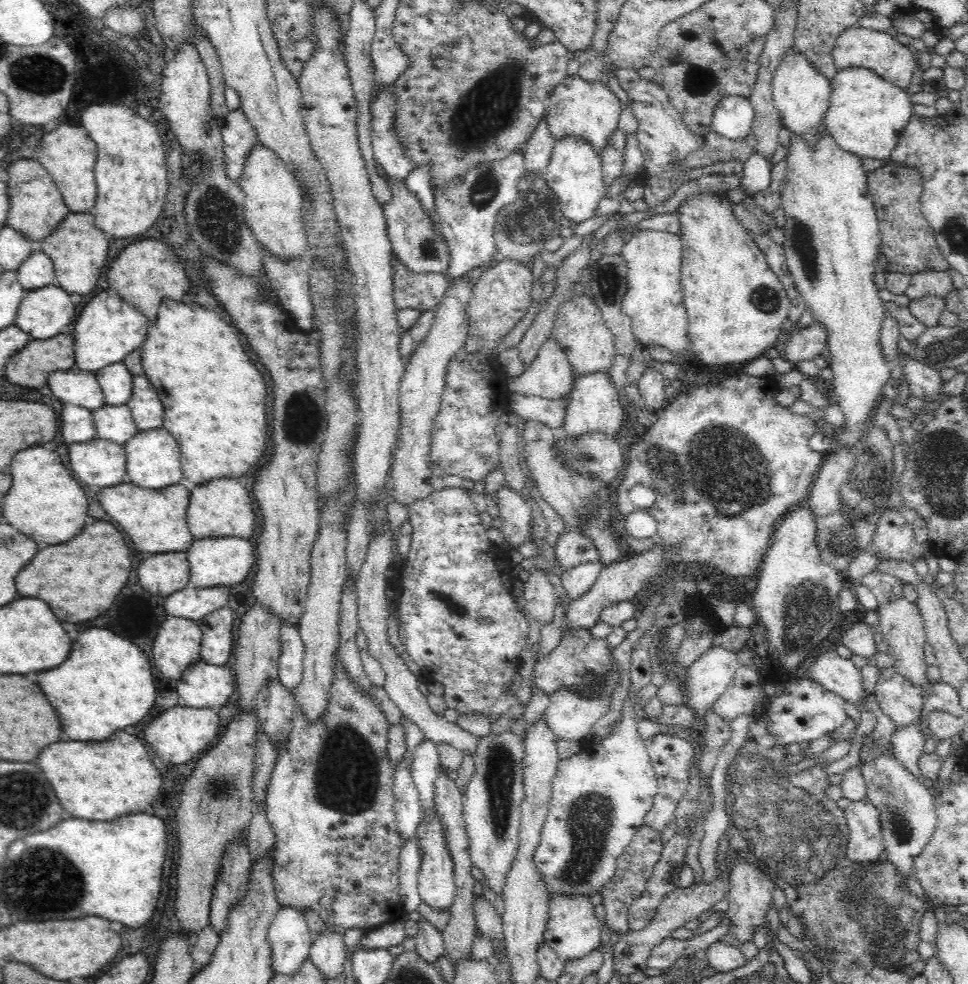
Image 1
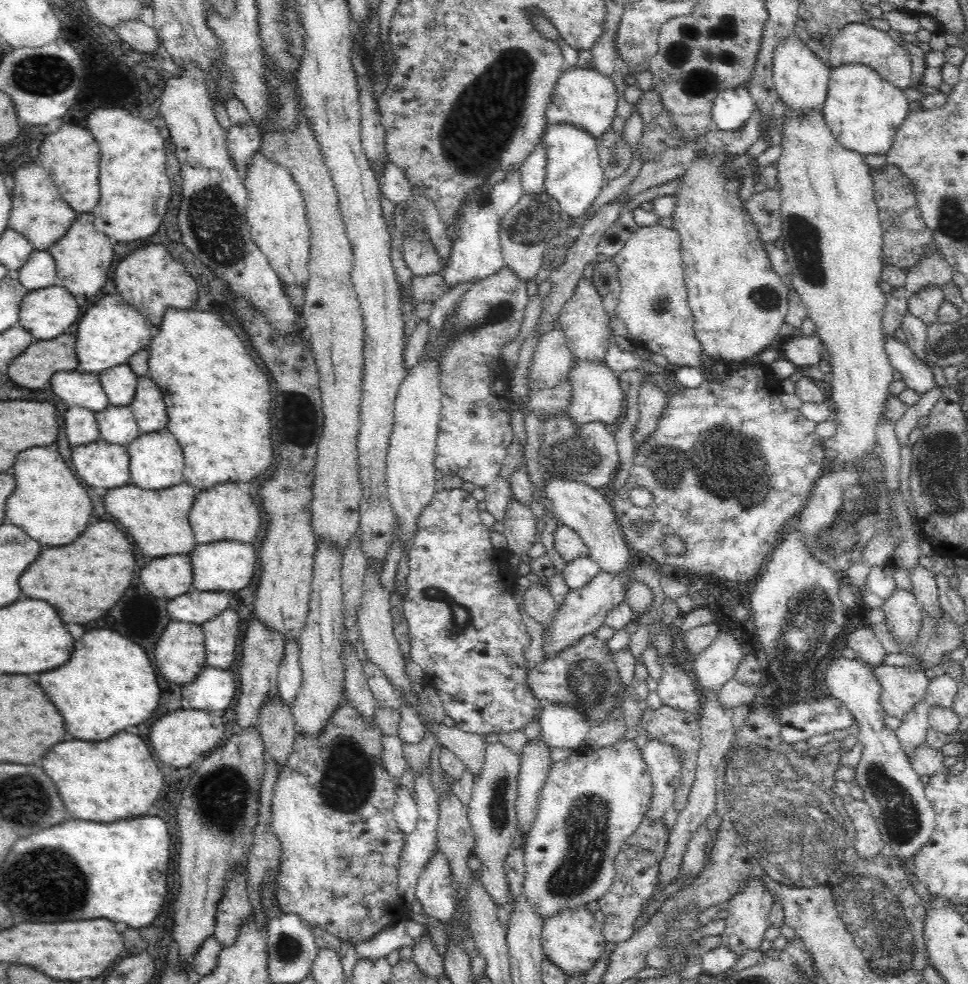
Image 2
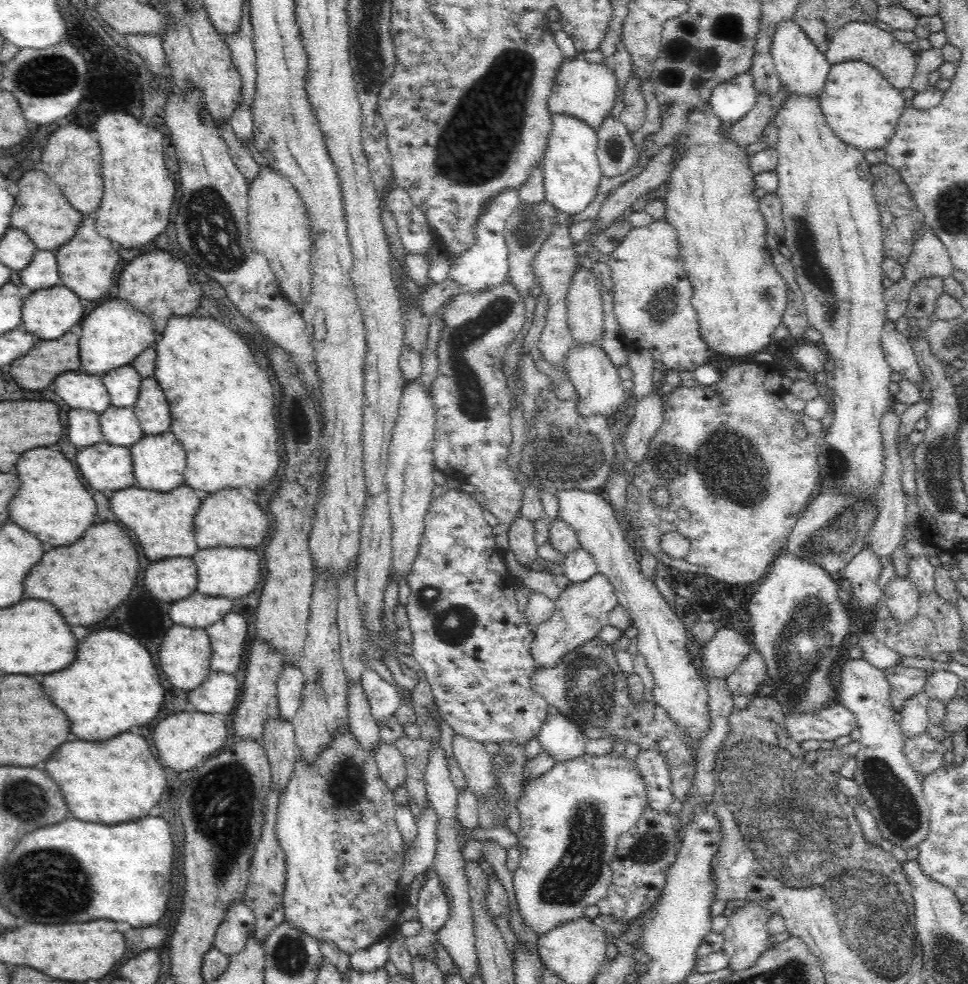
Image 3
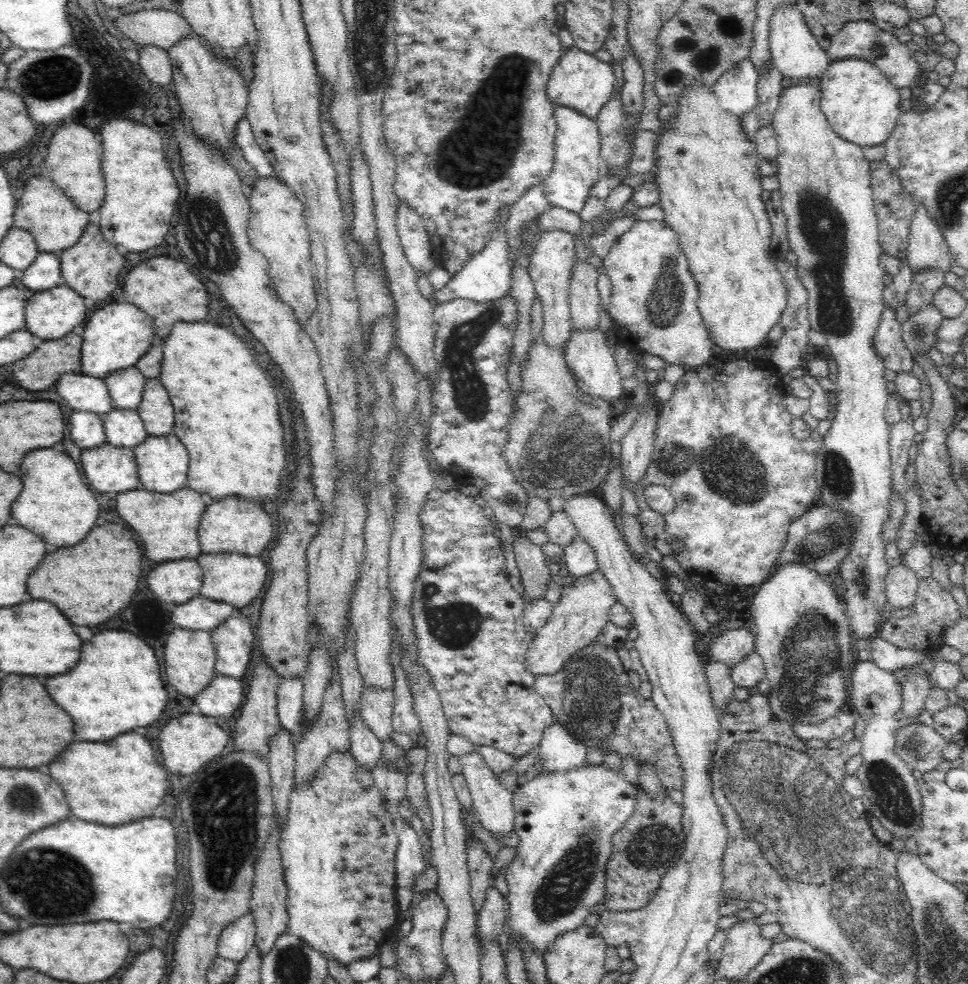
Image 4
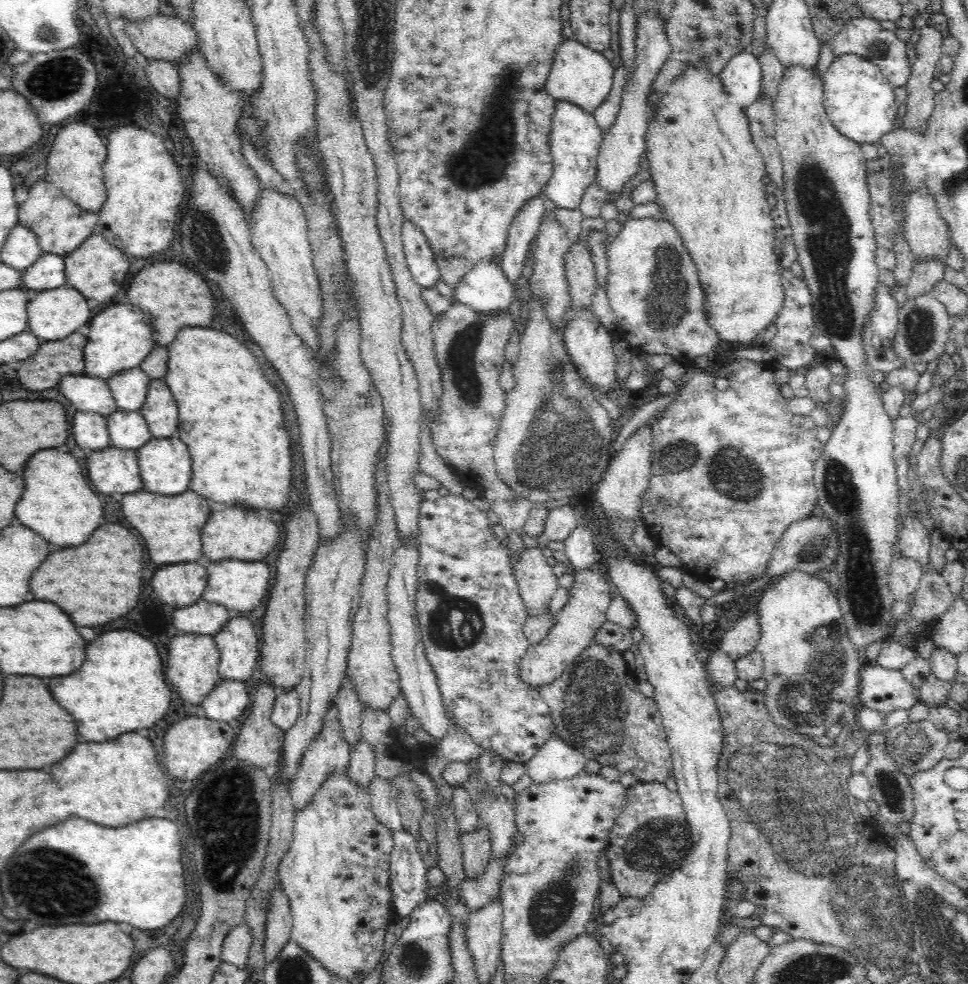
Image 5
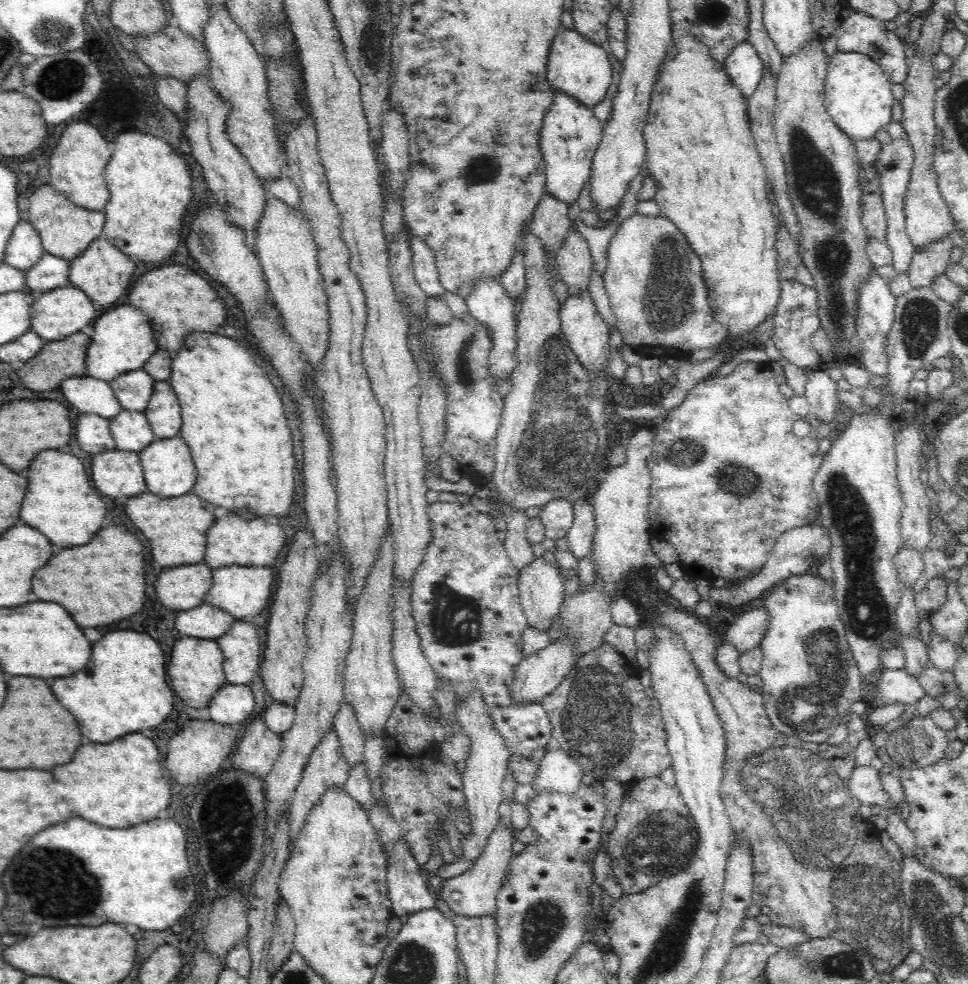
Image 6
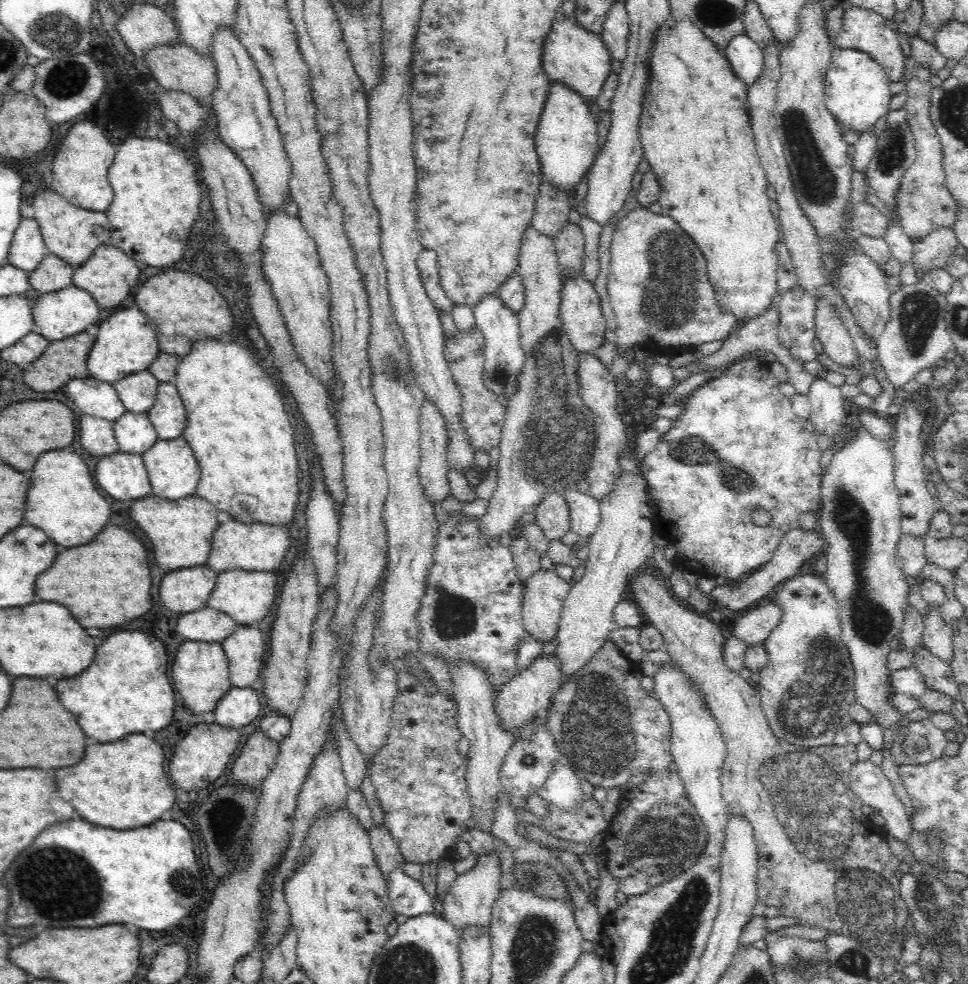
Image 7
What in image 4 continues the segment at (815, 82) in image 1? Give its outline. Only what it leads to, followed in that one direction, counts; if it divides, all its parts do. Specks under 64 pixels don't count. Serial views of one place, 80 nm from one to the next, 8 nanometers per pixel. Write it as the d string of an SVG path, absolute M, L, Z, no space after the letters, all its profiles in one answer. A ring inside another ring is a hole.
M782 2L776 8L770 25L769 49L772 63L782 73L782 78L794 78L794 80L821 78L831 62L828 60L827 52L819 43L820 41L816 41L816 37L804 23L803 13L796 5Z

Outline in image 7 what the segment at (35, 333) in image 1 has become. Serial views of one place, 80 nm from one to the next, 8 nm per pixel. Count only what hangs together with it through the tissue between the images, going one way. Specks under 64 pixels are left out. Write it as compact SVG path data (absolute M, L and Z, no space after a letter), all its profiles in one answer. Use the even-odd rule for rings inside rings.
M72 284L37 298L33 309L33 330L51 342L60 341L84 331L86 326L96 324L101 318L100 308L92 295Z

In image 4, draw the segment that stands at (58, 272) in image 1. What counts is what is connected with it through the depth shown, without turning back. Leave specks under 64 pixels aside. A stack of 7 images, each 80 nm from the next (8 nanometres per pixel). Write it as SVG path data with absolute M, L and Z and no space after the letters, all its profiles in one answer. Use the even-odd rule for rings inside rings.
M88 222L80 239L71 248L58 254L63 283L80 293L83 298L90 300L108 298L118 288L120 268L124 266L124 256L120 256L116 250L114 245L104 239L98 225Z

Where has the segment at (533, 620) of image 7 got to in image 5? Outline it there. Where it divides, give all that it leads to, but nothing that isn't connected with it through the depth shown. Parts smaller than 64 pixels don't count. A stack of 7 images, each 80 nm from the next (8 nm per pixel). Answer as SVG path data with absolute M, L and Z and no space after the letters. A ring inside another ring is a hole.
M524 546L522 548L518 556L518 563L516 563L516 580L525 610L532 616L542 614L546 608L549 608L550 598L559 587L556 583L556 576L552 573L552 562L542 555L540 547Z

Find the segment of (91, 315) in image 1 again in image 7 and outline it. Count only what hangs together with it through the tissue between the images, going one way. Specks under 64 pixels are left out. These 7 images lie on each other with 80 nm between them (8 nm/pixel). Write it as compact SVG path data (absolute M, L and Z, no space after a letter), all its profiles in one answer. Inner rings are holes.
M136 304L132 308L120 310L120 312L101 318L101 320L104 322L98 328L98 334L94 338L94 344L92 344L87 358L90 377L106 383L115 383L128 374L146 370L152 360L158 356L160 350L154 329Z

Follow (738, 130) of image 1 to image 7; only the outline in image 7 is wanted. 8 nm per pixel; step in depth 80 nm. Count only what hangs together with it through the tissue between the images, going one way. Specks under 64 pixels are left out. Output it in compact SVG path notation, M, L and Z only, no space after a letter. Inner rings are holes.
M740 34L729 40L724 50L732 72L746 85L752 86L763 69L764 53L748 35Z

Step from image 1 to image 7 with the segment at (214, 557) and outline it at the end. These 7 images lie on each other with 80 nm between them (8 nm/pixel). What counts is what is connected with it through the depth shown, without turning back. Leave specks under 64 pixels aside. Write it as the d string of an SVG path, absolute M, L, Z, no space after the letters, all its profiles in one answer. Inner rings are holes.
M228 569L218 573L215 587L208 596L207 606L231 616L239 624L250 624L262 620L276 598L276 574L274 571L246 572L241 569Z

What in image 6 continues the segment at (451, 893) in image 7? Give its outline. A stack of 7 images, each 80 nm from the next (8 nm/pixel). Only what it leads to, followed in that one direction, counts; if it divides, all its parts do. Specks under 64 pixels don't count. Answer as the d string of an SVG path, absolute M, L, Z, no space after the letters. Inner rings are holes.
M501 816L498 817L498 822L496 822L492 834L488 837L486 846L482 851L483 855L479 860L464 874L443 880L439 893L452 912L461 917L472 918L497 911L498 892L507 872L509 860L518 848L514 837L515 832L514 827L507 826L501 821Z

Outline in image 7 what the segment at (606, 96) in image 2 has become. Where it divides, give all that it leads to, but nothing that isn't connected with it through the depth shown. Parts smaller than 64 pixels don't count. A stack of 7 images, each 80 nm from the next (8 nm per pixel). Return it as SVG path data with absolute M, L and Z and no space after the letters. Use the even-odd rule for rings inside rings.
M558 12L551 24L543 44L543 69L552 82L562 83L576 91L586 102L596 102L602 87L609 78L610 59L608 49L600 36L580 27L580 24L570 21Z

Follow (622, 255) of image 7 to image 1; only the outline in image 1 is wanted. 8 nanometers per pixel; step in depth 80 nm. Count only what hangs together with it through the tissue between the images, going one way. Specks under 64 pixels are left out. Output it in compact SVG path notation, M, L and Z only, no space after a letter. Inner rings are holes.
M638 231L621 251L628 263L627 291L622 301L622 313L632 319L632 331L642 344L658 344L675 354L676 360L688 359L690 341L687 338L687 309L681 290L683 245L679 234L667 231Z

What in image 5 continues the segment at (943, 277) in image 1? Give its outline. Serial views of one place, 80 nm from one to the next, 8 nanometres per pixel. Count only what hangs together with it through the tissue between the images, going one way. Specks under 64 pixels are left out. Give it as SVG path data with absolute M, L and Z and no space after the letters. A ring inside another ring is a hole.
M914 192L907 194L906 199L906 216L905 224L905 242L910 248L913 262L940 262L944 265L947 263L947 257L951 246L950 236L947 228L947 222L943 221L940 213L937 212L937 204L935 198L926 192Z

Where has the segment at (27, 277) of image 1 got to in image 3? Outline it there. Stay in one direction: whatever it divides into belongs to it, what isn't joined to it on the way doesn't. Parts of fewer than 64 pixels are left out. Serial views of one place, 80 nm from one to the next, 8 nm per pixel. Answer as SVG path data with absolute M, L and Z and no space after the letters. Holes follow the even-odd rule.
M36 250L26 268L16 273L16 280L31 291L50 288L62 284L52 251Z

